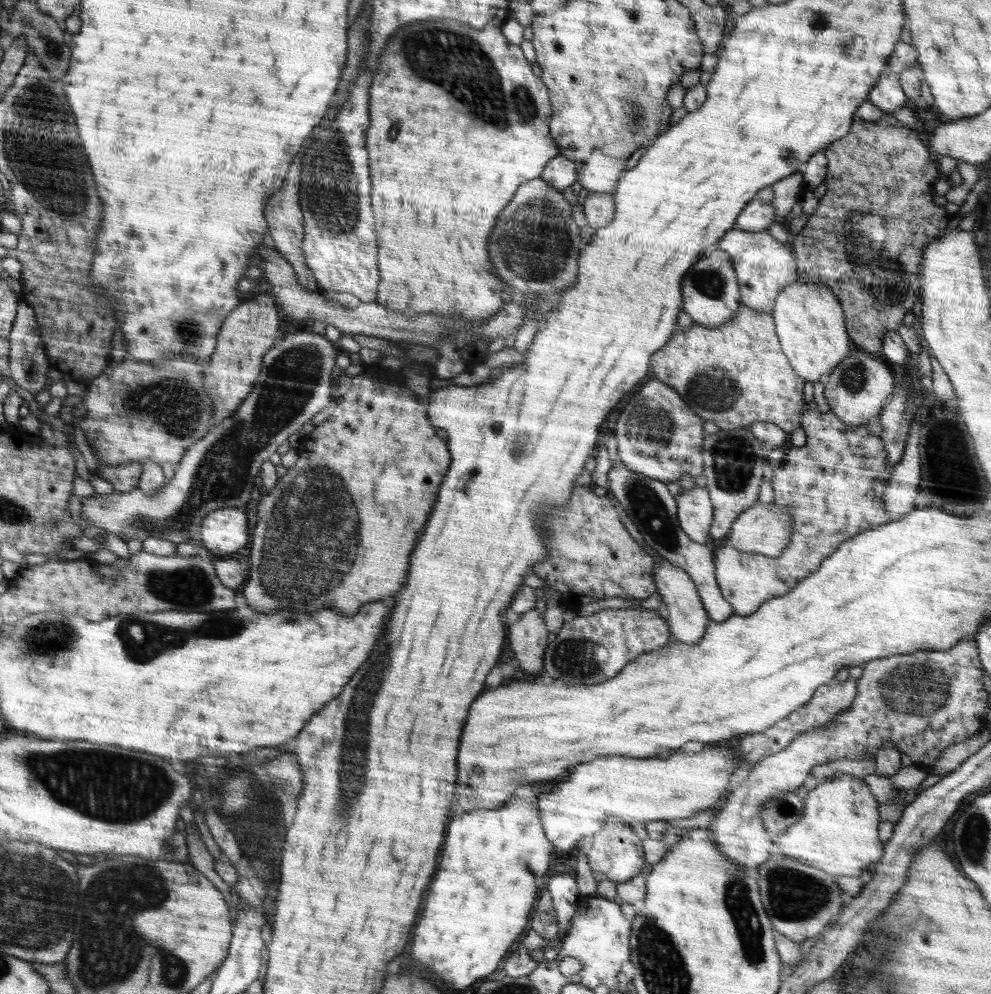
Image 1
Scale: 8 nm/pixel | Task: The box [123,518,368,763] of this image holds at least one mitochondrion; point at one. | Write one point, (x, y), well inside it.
(188, 587)

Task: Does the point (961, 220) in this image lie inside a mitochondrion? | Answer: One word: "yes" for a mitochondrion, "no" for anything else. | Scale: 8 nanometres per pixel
no

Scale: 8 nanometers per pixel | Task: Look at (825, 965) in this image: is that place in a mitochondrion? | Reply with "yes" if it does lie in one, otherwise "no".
no

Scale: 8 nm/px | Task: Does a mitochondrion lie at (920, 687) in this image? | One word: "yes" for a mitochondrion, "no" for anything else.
yes

